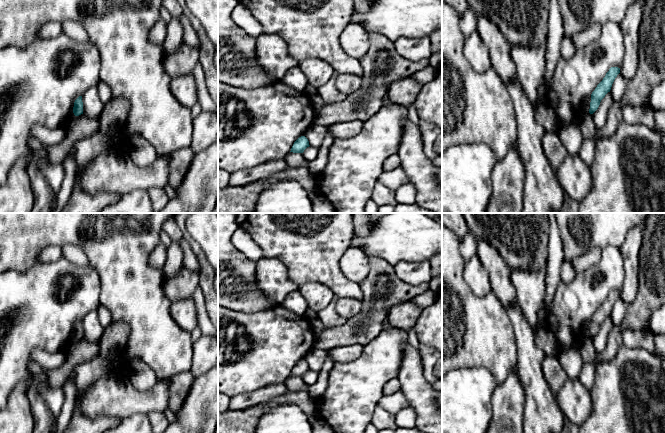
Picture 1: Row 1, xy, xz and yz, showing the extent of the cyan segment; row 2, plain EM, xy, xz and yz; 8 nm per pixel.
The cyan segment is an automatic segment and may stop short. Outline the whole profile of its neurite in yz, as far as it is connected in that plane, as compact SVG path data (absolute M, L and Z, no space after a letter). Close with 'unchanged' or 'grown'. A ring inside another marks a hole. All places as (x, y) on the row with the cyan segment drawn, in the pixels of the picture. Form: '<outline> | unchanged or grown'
M611 67L606 73L603 80L597 85L595 90L592 92L589 109L590 114L593 114L598 109L601 100L605 97L608 92L610 92L612 84L619 73L620 68Z | unchanged

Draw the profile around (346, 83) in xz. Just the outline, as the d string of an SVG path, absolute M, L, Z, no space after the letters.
M336 74L336 88L343 94L349 95L357 91L361 84L362 78L352 74Z

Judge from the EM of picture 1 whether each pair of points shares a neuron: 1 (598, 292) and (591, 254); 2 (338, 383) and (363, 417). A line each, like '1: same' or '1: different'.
1: different
2: same

